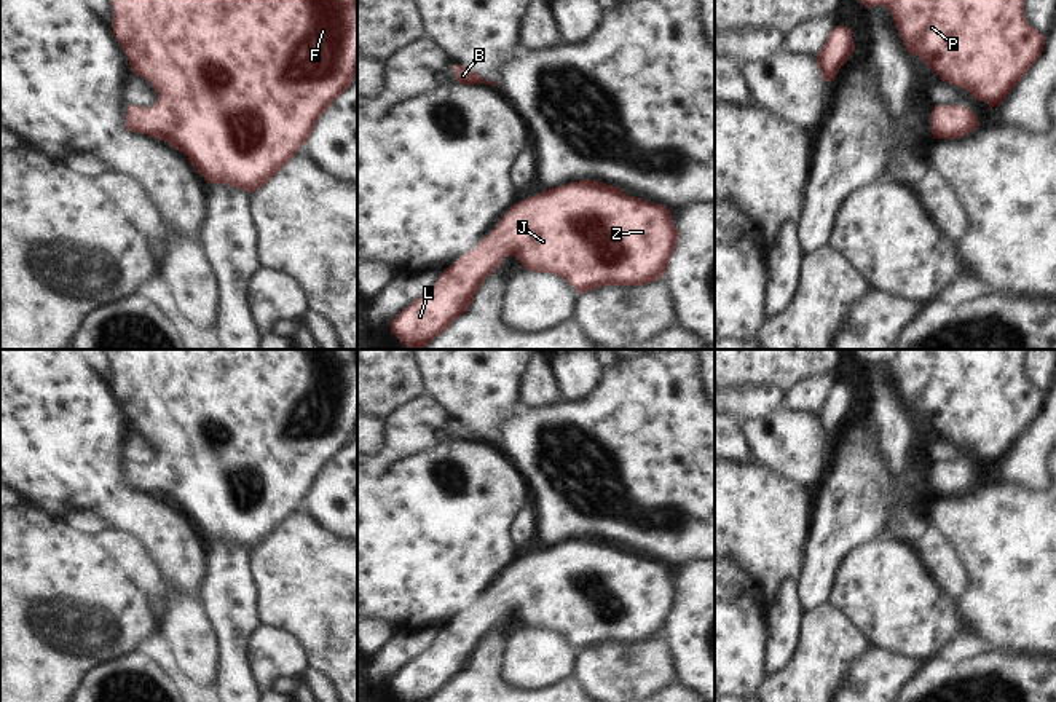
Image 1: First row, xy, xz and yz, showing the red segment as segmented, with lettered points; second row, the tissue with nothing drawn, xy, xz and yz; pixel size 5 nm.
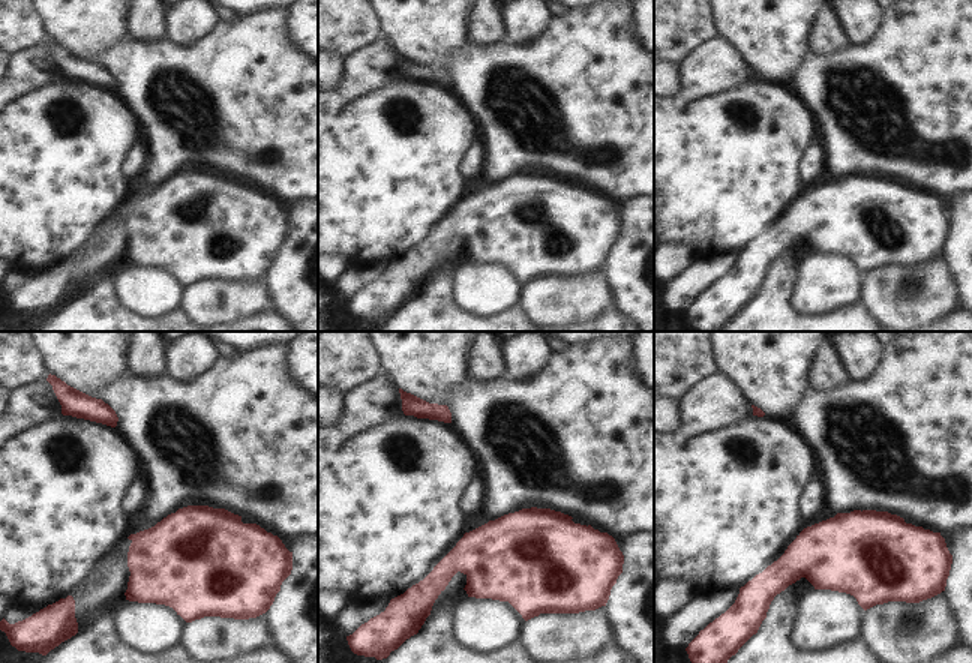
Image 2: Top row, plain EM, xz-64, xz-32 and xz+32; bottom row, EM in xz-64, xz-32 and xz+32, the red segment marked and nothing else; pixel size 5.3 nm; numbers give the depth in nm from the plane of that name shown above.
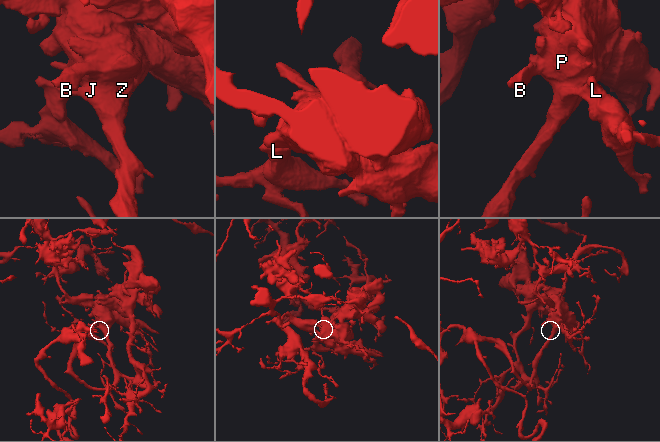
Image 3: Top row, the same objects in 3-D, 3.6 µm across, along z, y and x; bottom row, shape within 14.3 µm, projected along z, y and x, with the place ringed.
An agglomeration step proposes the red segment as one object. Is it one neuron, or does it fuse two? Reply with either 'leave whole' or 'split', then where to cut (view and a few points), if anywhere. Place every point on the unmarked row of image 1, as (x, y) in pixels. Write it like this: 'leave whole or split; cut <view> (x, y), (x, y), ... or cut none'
leave whole; cut none

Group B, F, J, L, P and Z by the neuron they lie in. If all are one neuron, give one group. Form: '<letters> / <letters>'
B F J L P Z

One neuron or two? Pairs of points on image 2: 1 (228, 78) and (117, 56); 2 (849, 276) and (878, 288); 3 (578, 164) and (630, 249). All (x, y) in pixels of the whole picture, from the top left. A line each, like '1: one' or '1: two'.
1: one
2: two
3: two

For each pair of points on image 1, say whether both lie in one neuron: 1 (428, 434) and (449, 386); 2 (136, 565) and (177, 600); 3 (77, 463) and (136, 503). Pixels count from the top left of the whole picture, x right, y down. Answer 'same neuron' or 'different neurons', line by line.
1: different neurons
2: same neuron
3: different neurons

